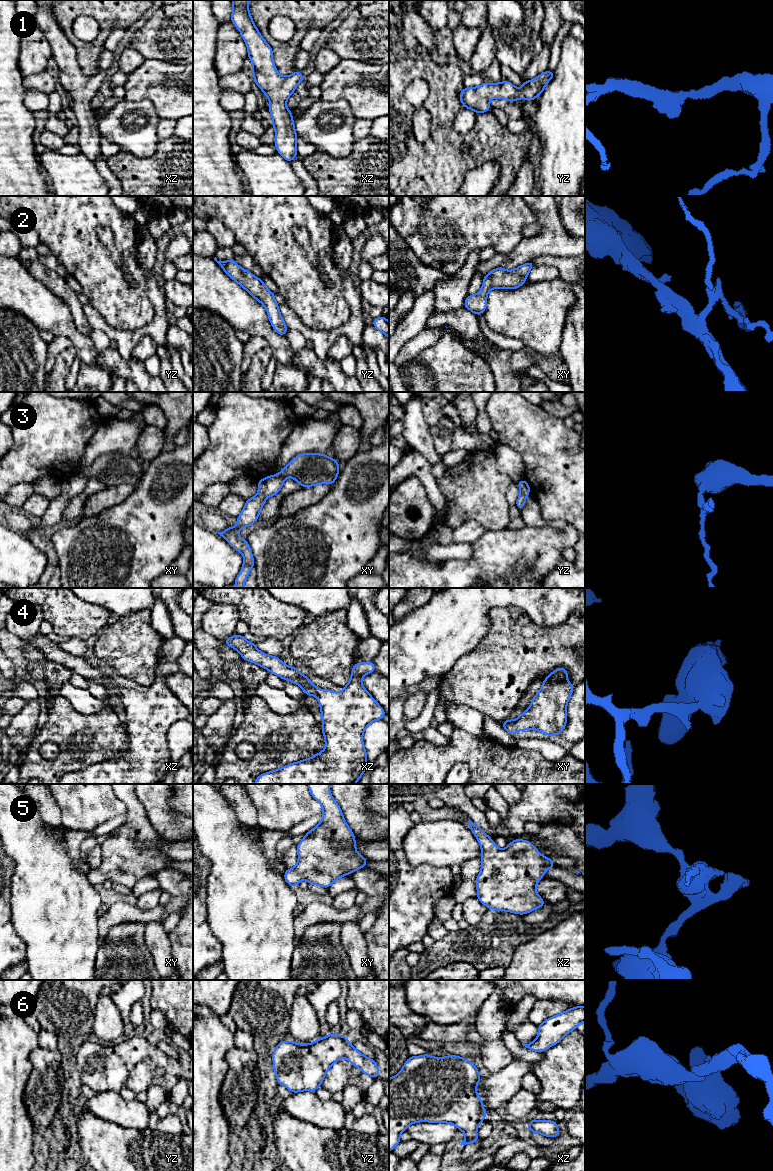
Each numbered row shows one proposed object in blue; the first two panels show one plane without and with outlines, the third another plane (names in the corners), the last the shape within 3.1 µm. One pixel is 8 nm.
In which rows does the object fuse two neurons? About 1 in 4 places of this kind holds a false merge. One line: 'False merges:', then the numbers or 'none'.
False merges: none

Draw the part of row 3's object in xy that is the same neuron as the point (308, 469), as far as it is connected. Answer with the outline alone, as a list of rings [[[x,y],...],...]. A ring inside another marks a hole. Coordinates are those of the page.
[[[303,453],[294,457],[280,473],[258,481],[258,494],[246,500],[241,514],[237,517],[237,524],[223,532],[217,532],[244,557],[242,569],[234,581],[236,588],[244,588],[250,569],[255,567],[249,543],[239,536],[238,531],[258,520],[266,498],[275,496],[287,477],[292,477],[301,487],[311,487],[319,484],[332,485],[338,475],[339,463],[336,459],[329,458],[326,454]]]

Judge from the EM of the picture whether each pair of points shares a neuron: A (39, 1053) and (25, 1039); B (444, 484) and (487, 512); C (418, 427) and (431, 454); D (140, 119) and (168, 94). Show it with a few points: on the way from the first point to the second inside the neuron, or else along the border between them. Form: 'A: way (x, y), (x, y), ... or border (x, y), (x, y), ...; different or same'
A: border (38, 1046), (30, 1053), (30, 1072); different
B: way (455, 485), (460, 485), (476, 501); same
C: way (418, 434), (418, 437), (426, 447); same
D: border (130, 101), (148, 99), (160, 118); different

